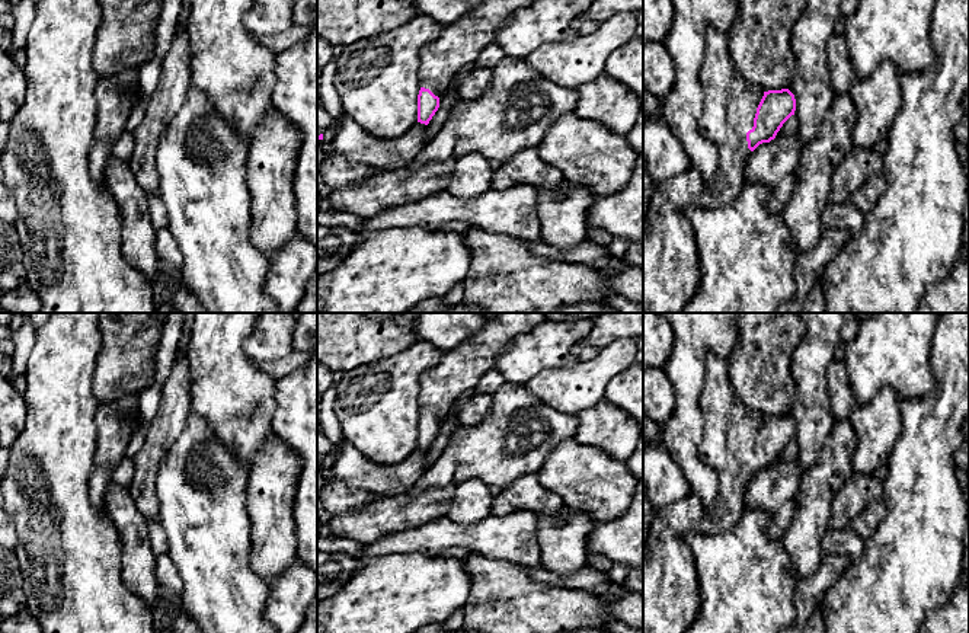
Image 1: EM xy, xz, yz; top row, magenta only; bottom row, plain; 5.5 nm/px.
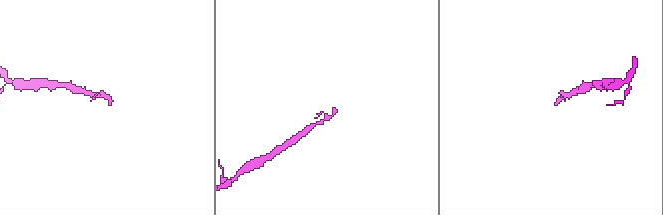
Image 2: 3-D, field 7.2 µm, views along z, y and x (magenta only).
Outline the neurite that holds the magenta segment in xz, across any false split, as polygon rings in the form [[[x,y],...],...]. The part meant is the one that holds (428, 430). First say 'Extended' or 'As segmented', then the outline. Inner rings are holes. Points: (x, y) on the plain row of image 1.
Extended. [[[499,313],[473,336],[444,352],[441,362],[422,374],[418,448],[428,451],[454,402],[495,368],[495,357],[515,336],[531,332],[544,313]]]

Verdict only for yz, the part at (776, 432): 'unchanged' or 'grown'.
grown

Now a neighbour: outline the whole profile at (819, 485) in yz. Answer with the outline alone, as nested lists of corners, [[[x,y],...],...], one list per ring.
[[[850,419],[837,421],[818,461],[805,471],[797,490],[797,508],[781,543],[790,556],[797,579],[818,570],[822,560],[821,540],[826,536],[834,498],[854,474],[853,455],[857,435]]]

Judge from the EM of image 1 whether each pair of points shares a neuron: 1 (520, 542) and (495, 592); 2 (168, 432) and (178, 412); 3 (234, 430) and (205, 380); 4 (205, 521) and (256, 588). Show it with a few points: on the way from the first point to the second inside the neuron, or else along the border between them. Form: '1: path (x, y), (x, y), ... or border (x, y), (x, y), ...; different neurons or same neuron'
1: border (476, 553), (496, 560), (518, 563), (524, 568); different neurons
2: path (168, 428), (173, 416); same neuron
3: path (234, 418), (233, 408), (217, 392); same neuron
4: path (208, 537), (240, 572); same neuron

